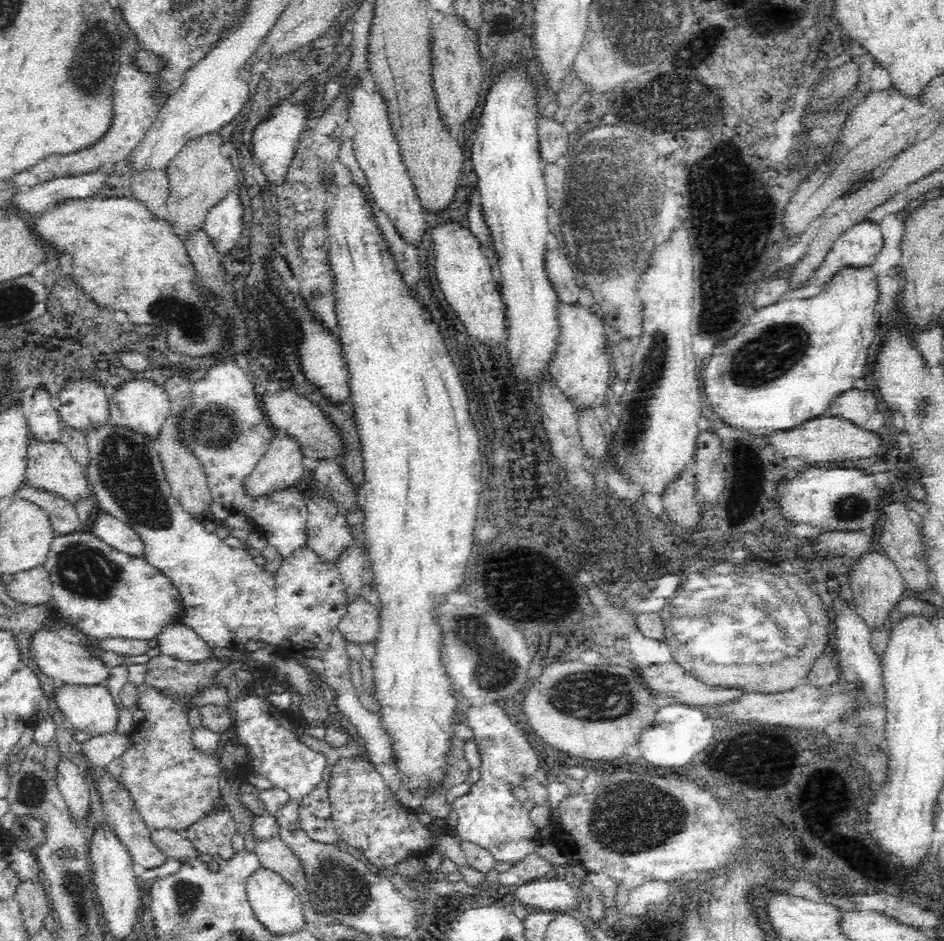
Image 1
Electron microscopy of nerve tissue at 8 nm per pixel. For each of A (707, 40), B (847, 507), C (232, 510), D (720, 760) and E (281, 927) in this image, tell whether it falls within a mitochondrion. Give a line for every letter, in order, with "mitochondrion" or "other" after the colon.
A: other
B: mitochondrion
C: other
D: other
E: other

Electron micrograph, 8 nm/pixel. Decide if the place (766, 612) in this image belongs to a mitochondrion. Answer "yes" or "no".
yes

